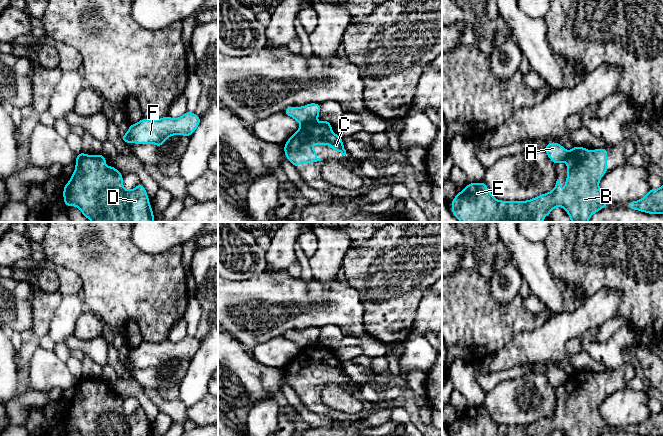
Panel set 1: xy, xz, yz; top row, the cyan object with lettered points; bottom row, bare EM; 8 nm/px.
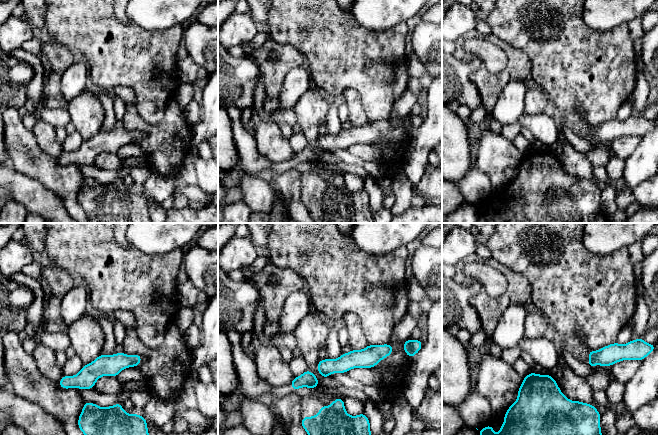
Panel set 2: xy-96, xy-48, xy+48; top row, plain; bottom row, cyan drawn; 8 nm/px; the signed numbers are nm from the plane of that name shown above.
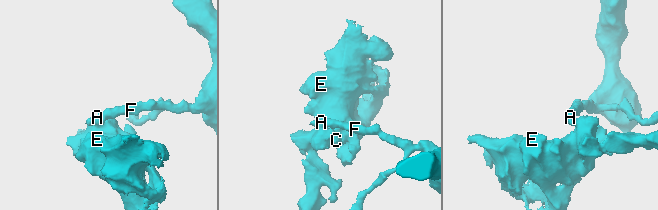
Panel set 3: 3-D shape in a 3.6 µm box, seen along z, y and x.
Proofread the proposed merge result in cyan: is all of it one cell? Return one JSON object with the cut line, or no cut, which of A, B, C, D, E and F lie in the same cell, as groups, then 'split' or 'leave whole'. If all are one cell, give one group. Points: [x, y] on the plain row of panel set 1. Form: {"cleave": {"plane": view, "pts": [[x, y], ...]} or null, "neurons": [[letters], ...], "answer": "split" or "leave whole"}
{"cleave": {"plane": "xz", "pts": [[311, 345], [301, 348]]}, "neurons": [["A", "F"], ["B", "C", "D", "E"]], "answer": "split"}

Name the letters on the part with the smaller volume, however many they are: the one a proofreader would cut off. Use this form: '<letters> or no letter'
B, C, D, E

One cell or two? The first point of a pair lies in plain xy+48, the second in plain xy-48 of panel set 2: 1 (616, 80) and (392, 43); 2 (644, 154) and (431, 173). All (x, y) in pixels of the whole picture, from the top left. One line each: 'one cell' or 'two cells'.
1: one cell
2: two cells

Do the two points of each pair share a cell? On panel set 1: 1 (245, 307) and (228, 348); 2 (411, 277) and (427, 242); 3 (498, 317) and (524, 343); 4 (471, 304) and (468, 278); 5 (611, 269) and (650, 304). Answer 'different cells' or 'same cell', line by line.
1: different cells
2: same cell
3: different cells
4: same cell
5: same cell

